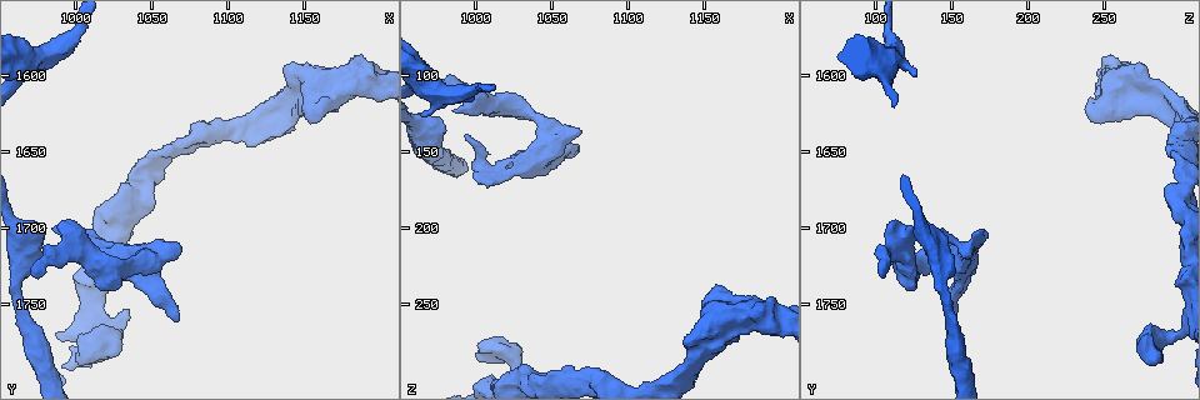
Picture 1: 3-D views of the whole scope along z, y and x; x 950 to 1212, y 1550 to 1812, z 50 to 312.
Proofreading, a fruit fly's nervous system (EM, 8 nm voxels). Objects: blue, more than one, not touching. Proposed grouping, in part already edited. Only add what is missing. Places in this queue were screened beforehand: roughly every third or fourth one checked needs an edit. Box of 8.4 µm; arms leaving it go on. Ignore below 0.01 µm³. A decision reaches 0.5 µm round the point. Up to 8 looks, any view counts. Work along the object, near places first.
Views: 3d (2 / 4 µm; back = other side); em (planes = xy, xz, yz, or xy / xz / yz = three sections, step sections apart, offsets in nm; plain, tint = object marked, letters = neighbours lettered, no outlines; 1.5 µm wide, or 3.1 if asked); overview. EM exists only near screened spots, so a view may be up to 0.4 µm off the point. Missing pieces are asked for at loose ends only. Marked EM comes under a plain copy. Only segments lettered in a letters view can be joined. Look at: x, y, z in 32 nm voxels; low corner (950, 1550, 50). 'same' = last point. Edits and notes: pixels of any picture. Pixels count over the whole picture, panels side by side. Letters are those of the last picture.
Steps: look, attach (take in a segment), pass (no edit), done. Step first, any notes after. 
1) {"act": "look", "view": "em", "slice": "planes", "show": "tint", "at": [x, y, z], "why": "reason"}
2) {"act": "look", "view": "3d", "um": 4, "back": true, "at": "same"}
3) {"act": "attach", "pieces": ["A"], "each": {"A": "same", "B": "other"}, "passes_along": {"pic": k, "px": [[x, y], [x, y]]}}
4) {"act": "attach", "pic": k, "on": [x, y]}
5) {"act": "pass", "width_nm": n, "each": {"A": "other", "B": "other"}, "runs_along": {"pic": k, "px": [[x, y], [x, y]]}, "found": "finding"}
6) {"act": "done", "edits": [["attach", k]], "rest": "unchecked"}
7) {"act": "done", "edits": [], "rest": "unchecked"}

{"act": "look", "view": "em", "slice": "yz", "step": 8, "show": "letters", "at": [1000, 1702, 170], "why": "branch stops here"}

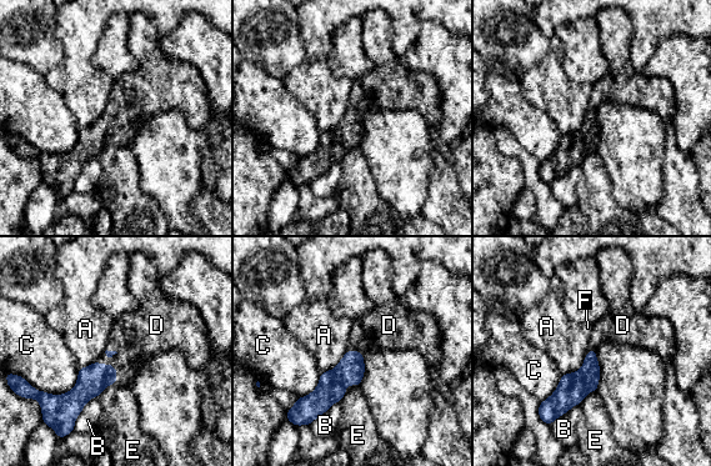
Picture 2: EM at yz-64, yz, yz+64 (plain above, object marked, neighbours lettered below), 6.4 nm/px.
{"act": "attach", "pieces": ["D"], "each": {"A": "other", "B": "other", "C": "other", "D": "same", "E": "other", "F": "other"}, "found": "the cell continues"}

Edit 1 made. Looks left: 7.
{"act": "look", "view": "3d", "um": 4, "at": [1000, 1786, 288], "why": "free end"}

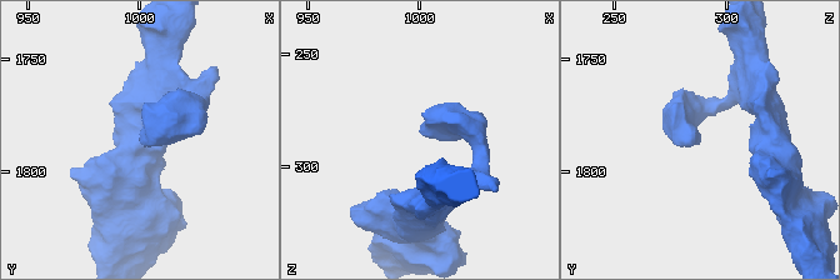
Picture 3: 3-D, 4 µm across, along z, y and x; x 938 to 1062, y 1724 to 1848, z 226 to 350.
{"act": "look", "view": "em", "slice": "xy", "step": 8, "show": "letters", "at": [1002, 1785, 286], "why": "now the EM"}

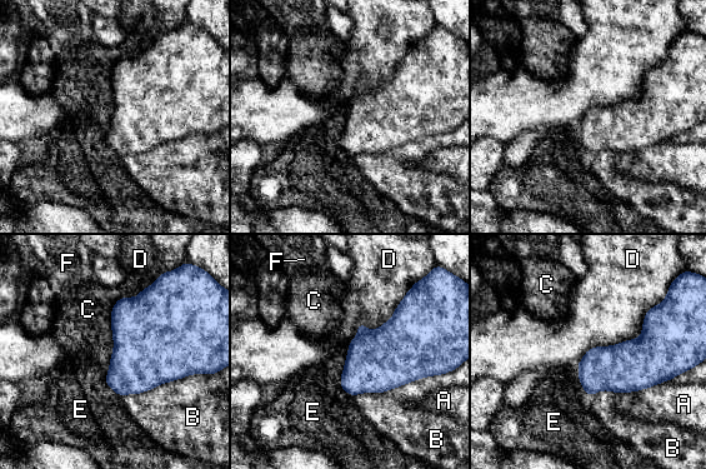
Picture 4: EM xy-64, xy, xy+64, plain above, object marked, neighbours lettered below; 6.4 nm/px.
{"act": "look", "view": "em", "slice": "planes", "show": "letters", "at": "same"}

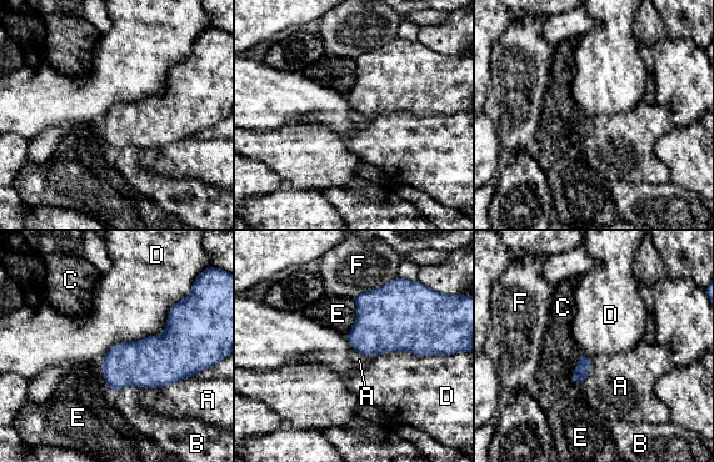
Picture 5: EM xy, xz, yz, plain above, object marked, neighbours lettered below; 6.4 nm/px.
{"act": "pass", "longest_contact_nm": ["D", 600], "each": {"A": "other", "B": "other", "C": "other", "D": "other", "E": "other", "F": "other"}, "border": {"pic": 5, "px": [[194, 375], [161, 386], [140, 388]]}, "found": "no lettered segment goes on from it"}

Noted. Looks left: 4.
{"act": "done", "edits": [["attach", 2]], "rest": "unchecked"}

